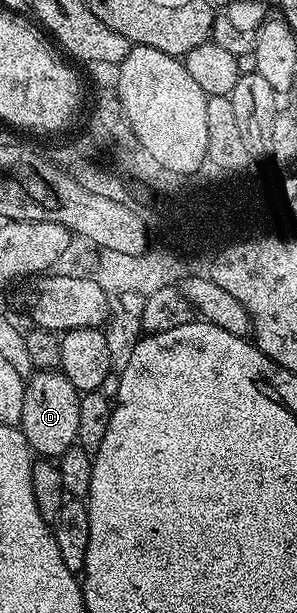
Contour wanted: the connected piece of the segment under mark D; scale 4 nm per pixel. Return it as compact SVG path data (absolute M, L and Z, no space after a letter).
M36 370L27 377L22 394L22 418L19 429L33 453L40 458L59 458L76 444L78 406L81 393L59 370Z

